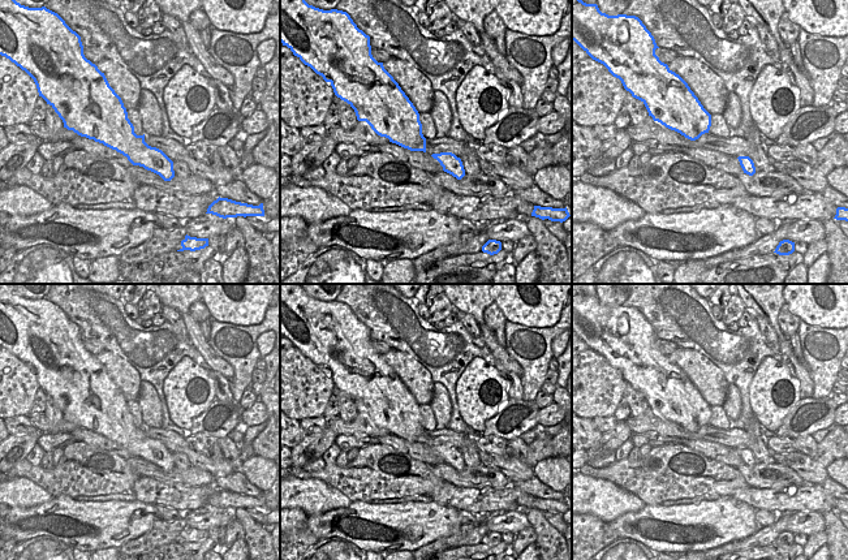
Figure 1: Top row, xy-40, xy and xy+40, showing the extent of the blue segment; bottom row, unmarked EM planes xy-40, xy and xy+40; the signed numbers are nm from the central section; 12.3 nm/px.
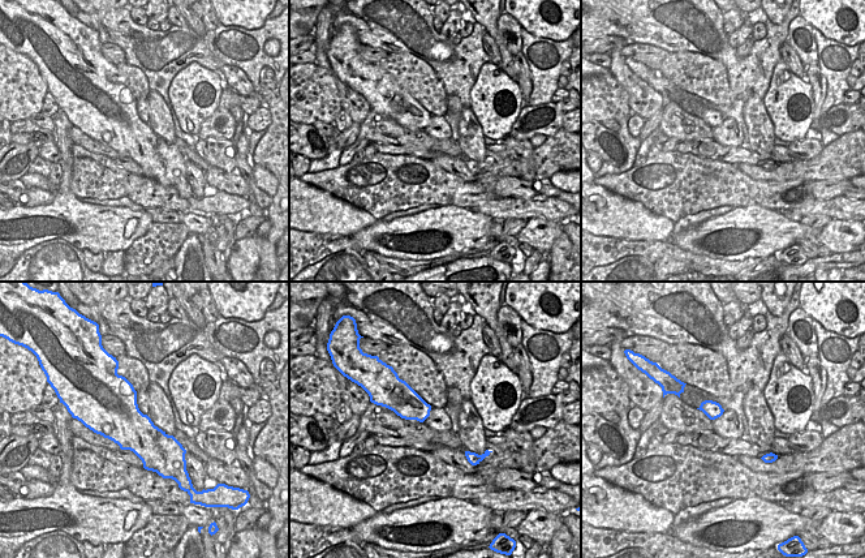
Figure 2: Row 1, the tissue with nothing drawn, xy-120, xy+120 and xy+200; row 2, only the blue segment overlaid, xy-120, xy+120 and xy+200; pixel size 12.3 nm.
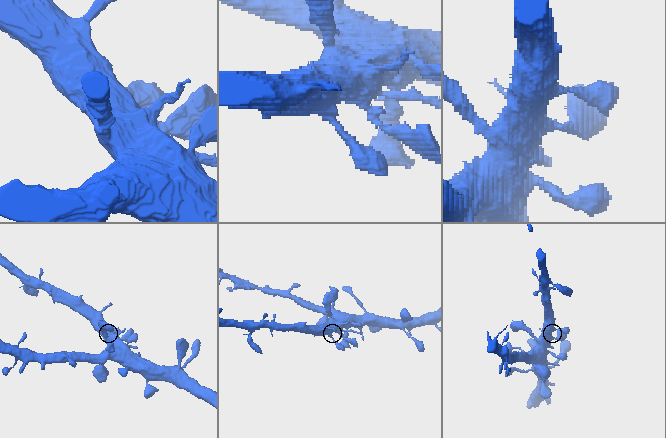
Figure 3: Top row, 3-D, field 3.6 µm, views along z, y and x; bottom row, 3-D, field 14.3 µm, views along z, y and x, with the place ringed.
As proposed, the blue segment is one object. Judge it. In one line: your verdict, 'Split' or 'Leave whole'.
Leave whole

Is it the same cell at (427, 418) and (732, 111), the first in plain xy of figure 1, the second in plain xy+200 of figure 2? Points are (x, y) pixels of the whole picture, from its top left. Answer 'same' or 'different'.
different

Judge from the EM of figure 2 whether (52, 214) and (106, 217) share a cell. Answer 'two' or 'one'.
one

